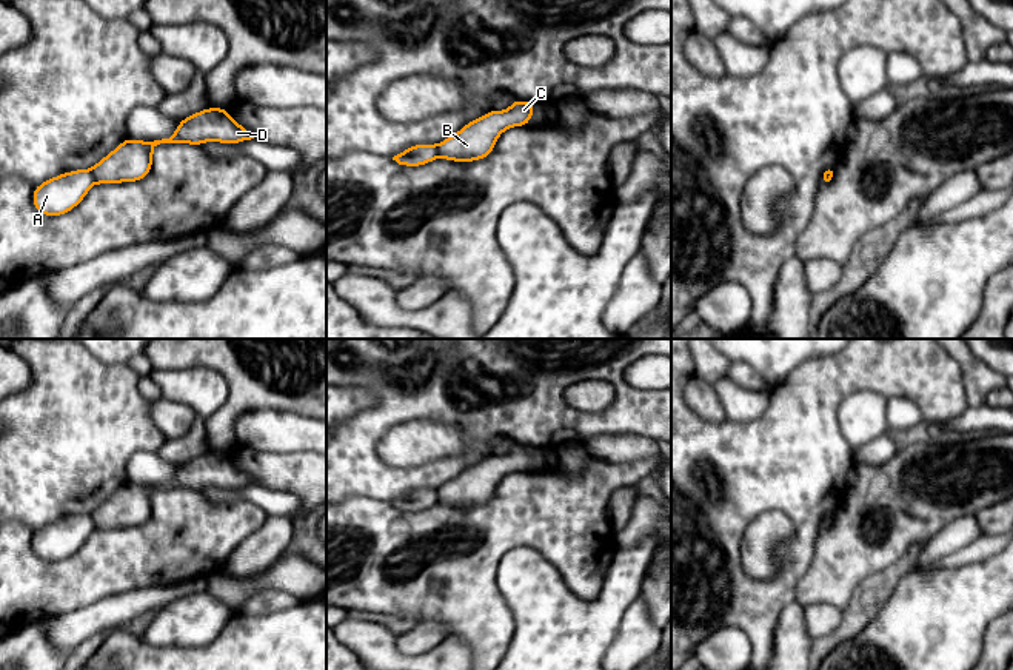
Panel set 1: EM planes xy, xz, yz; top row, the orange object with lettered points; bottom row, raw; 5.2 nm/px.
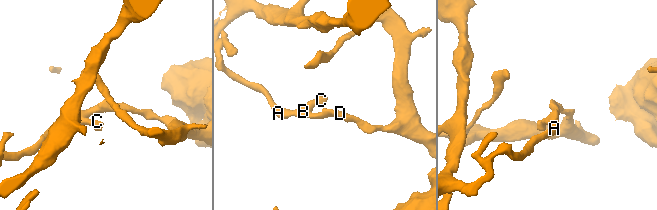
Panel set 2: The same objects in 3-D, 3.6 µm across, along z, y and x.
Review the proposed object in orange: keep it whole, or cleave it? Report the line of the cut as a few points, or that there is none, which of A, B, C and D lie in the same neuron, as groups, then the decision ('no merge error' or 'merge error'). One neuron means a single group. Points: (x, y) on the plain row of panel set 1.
cut xy (90, 515), (96, 525); groups A / B C D; merge error

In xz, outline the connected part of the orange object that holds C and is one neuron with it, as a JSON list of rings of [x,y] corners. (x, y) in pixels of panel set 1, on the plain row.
[[[514,444],[508,454],[493,454],[480,464],[471,465],[437,490],[439,502],[462,508],[486,504],[505,474],[530,470],[536,450]]]

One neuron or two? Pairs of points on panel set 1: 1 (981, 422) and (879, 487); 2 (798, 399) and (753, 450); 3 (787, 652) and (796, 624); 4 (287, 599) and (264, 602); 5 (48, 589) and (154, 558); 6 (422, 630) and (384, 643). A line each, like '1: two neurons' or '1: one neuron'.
1: two neurons
2: one neuron
3: one neuron
4: one neuron
5: one neuron
6: two neurons

